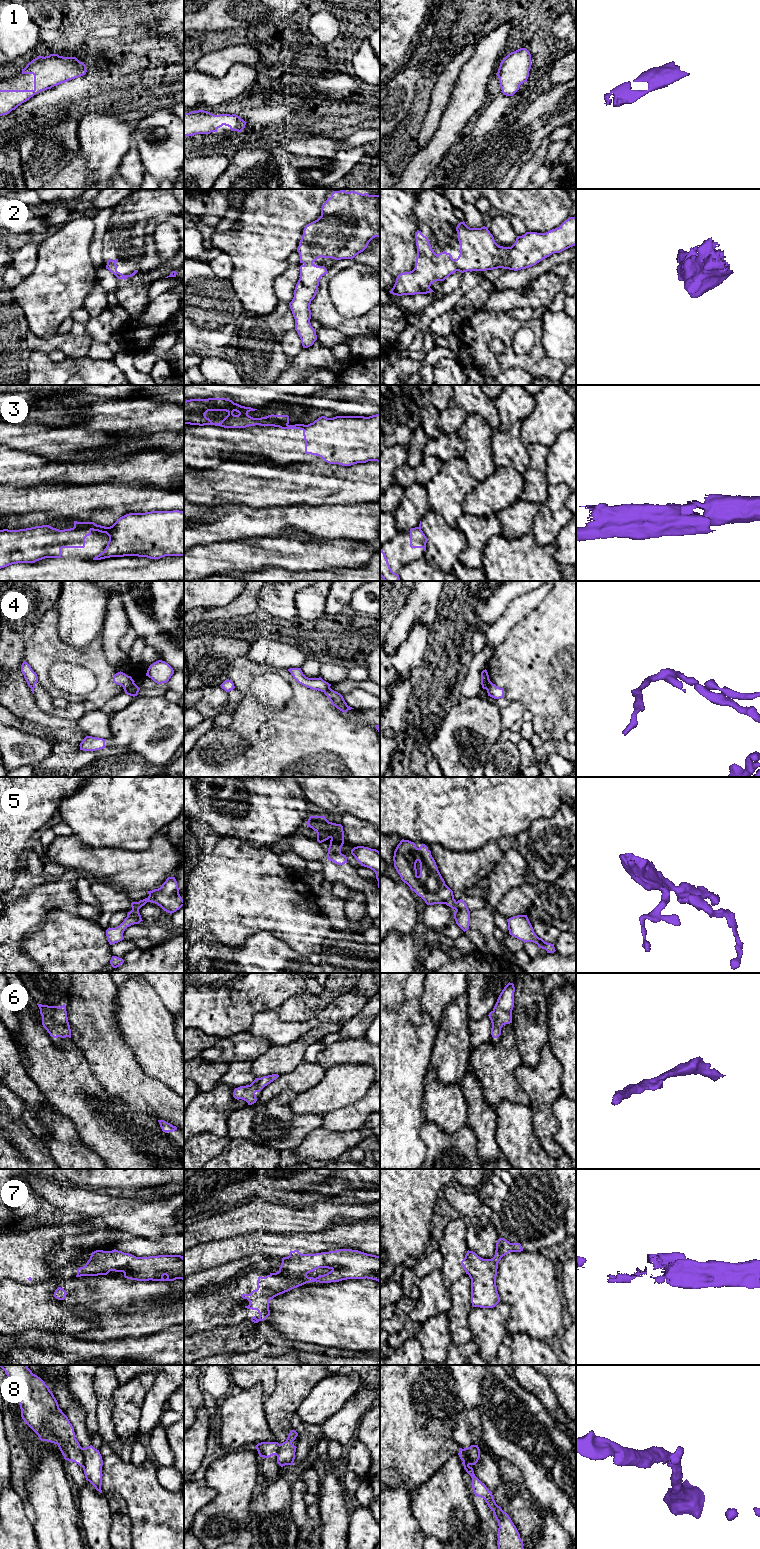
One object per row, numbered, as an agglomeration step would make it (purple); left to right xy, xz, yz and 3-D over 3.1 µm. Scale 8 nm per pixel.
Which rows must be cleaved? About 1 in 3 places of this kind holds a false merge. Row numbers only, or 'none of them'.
3, 4, 5, 7, 8

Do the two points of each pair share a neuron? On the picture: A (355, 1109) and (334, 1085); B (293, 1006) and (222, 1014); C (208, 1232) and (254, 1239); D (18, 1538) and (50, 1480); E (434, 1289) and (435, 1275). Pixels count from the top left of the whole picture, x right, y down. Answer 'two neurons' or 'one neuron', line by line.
A: two neurons
B: two neurons
C: two neurons
D: two neurons
E: one neuron

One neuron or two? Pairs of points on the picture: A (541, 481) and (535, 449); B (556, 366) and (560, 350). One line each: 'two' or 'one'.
A: one
B: two

